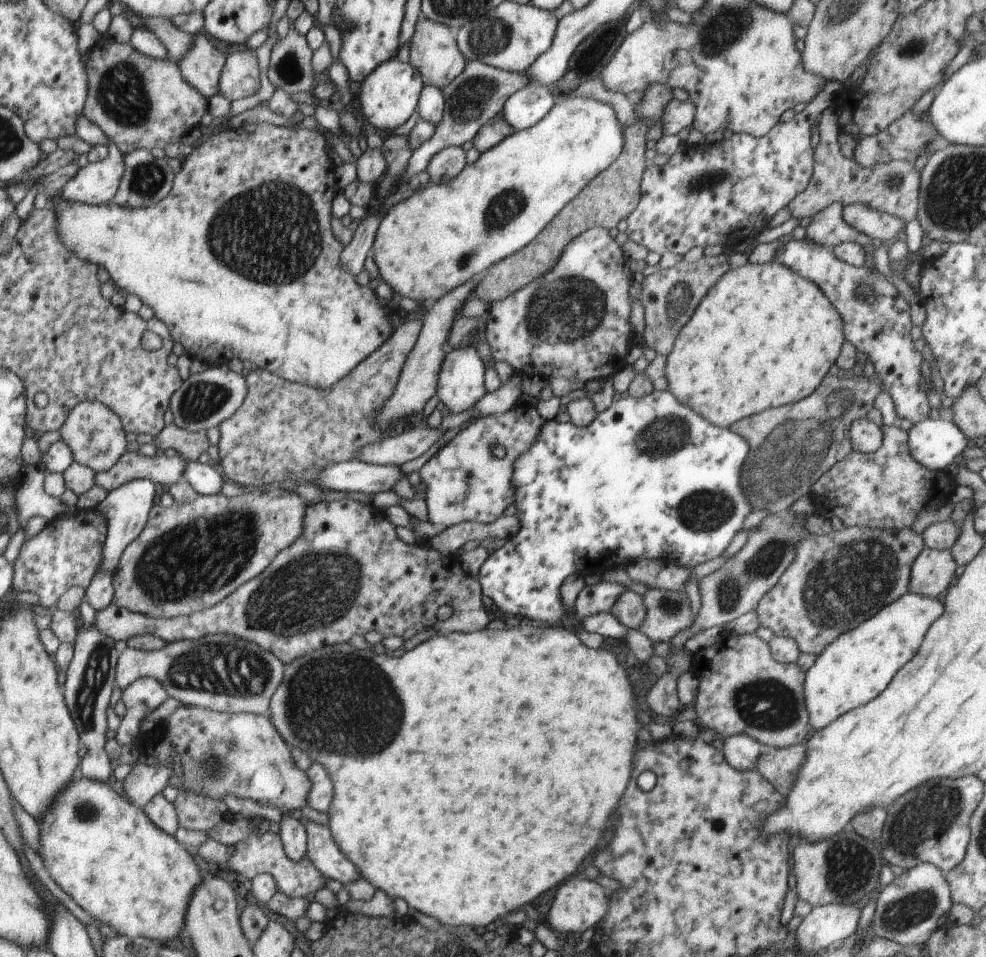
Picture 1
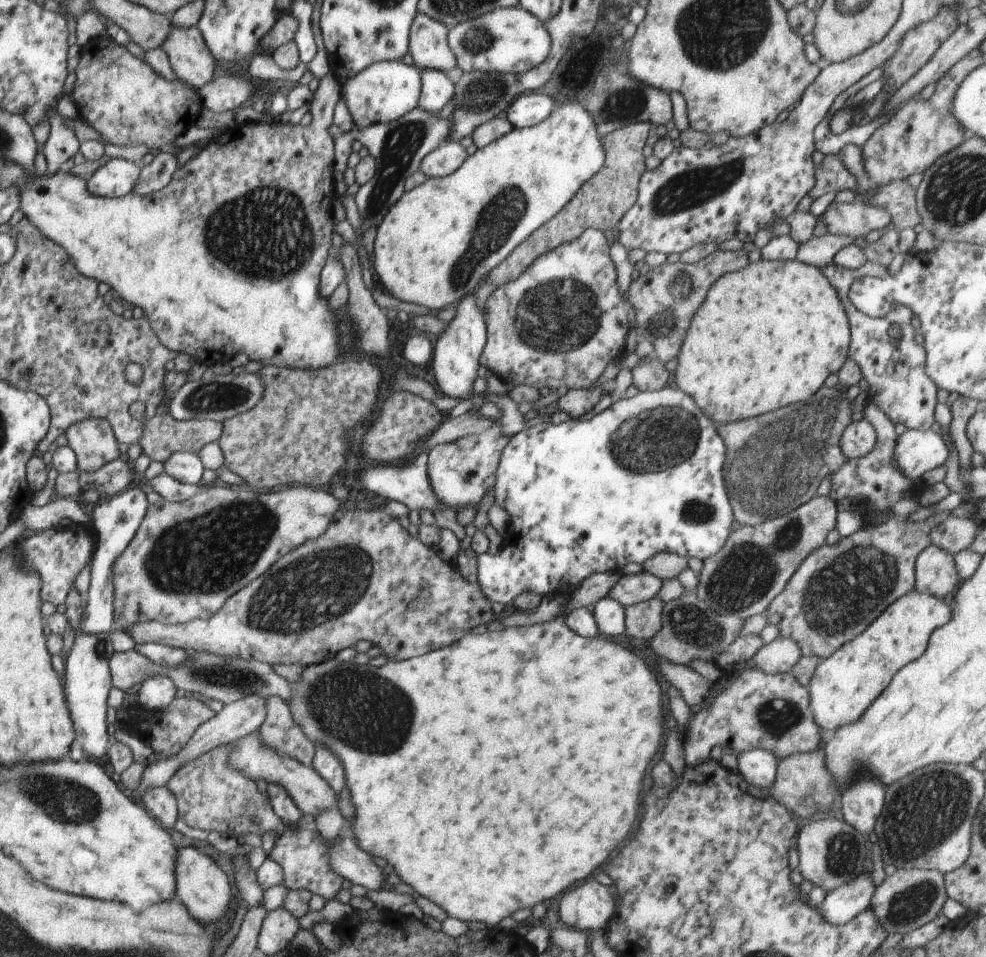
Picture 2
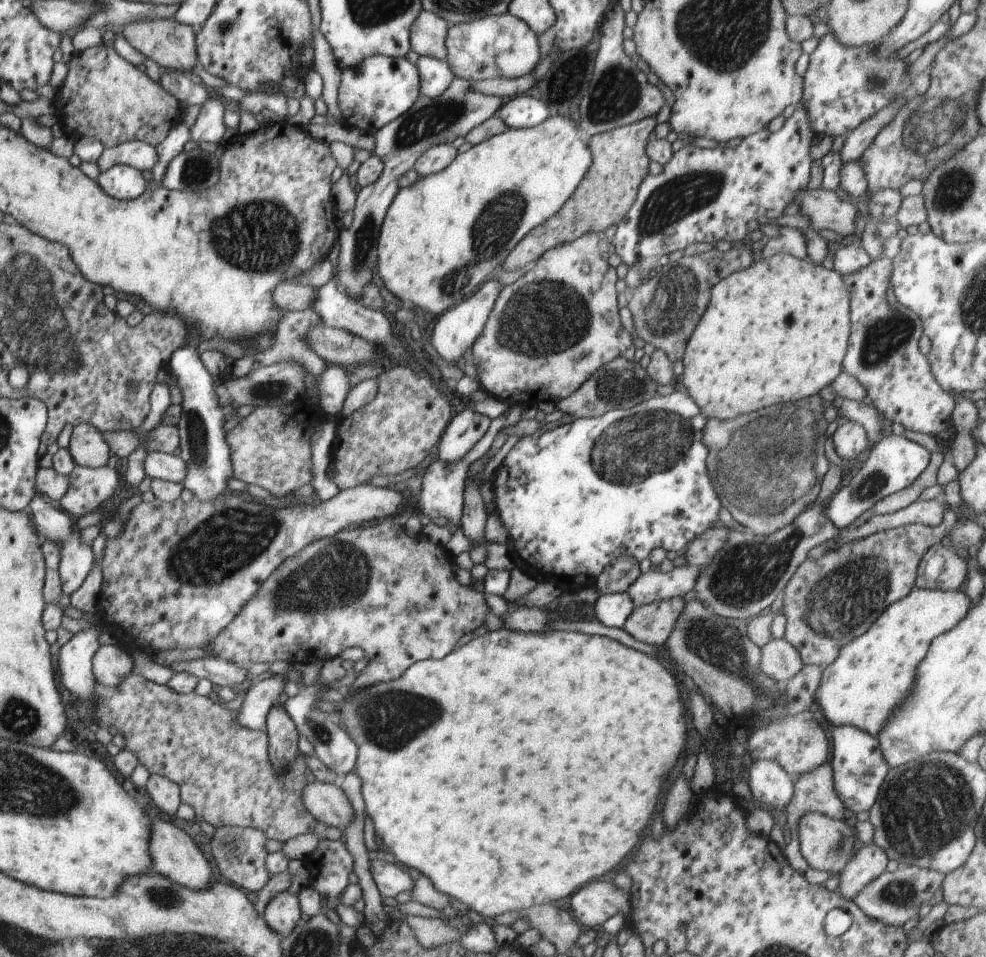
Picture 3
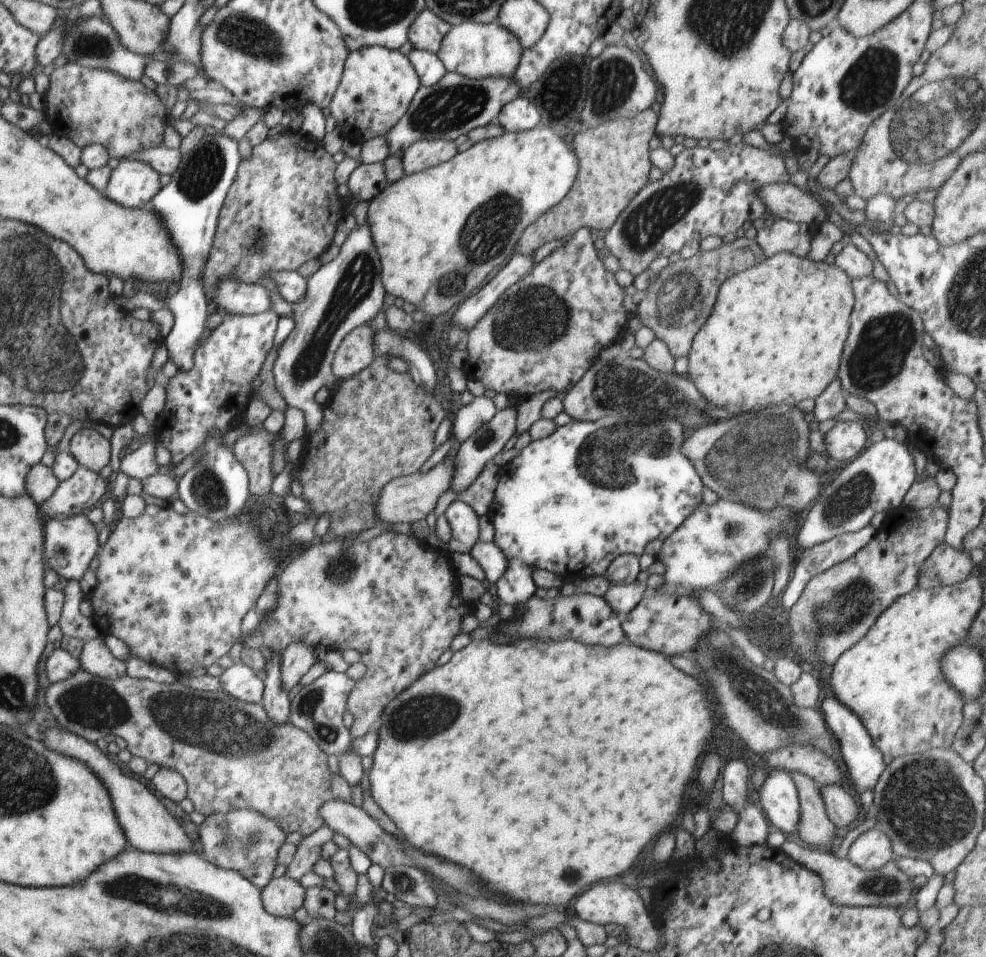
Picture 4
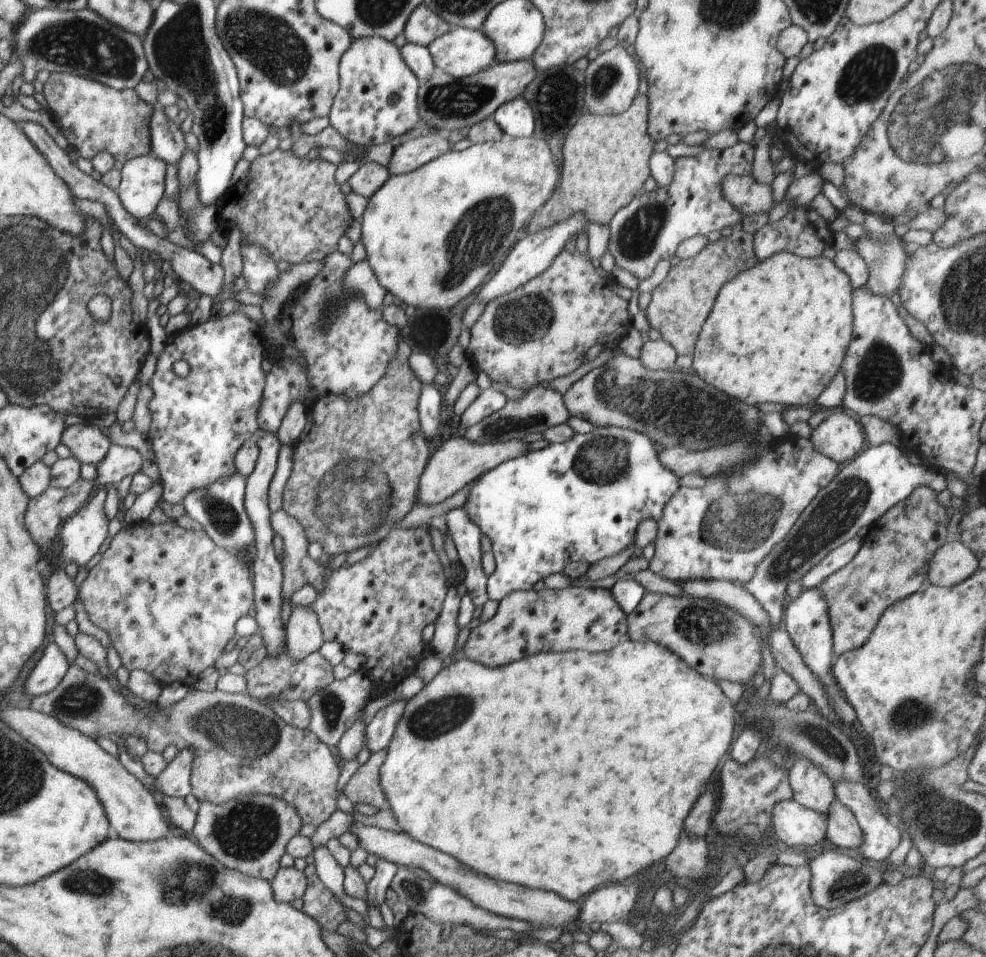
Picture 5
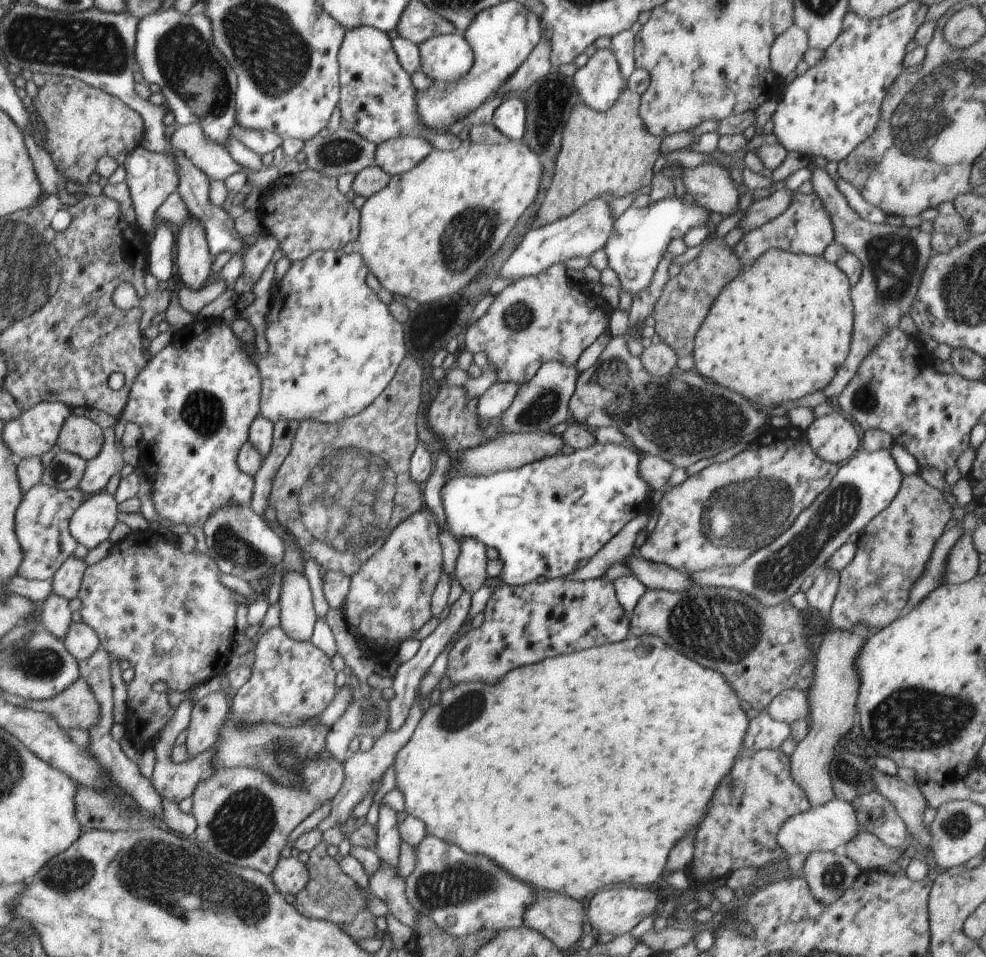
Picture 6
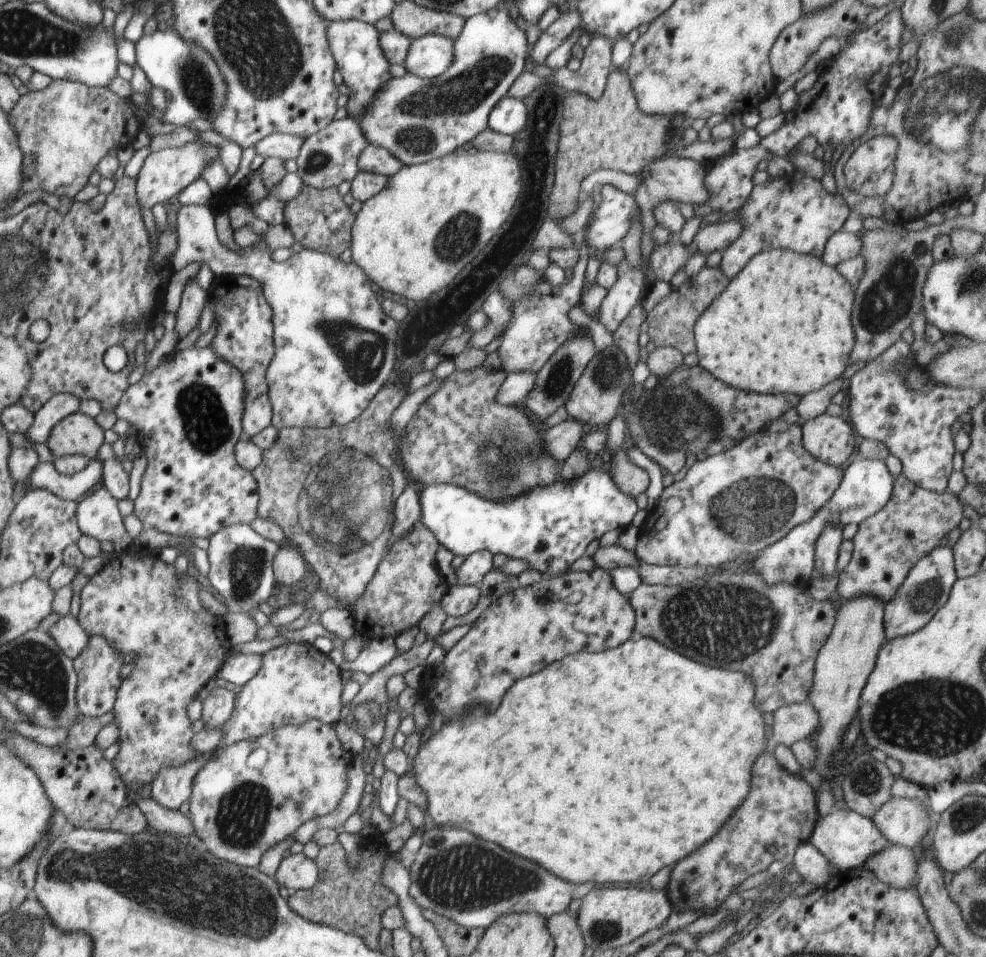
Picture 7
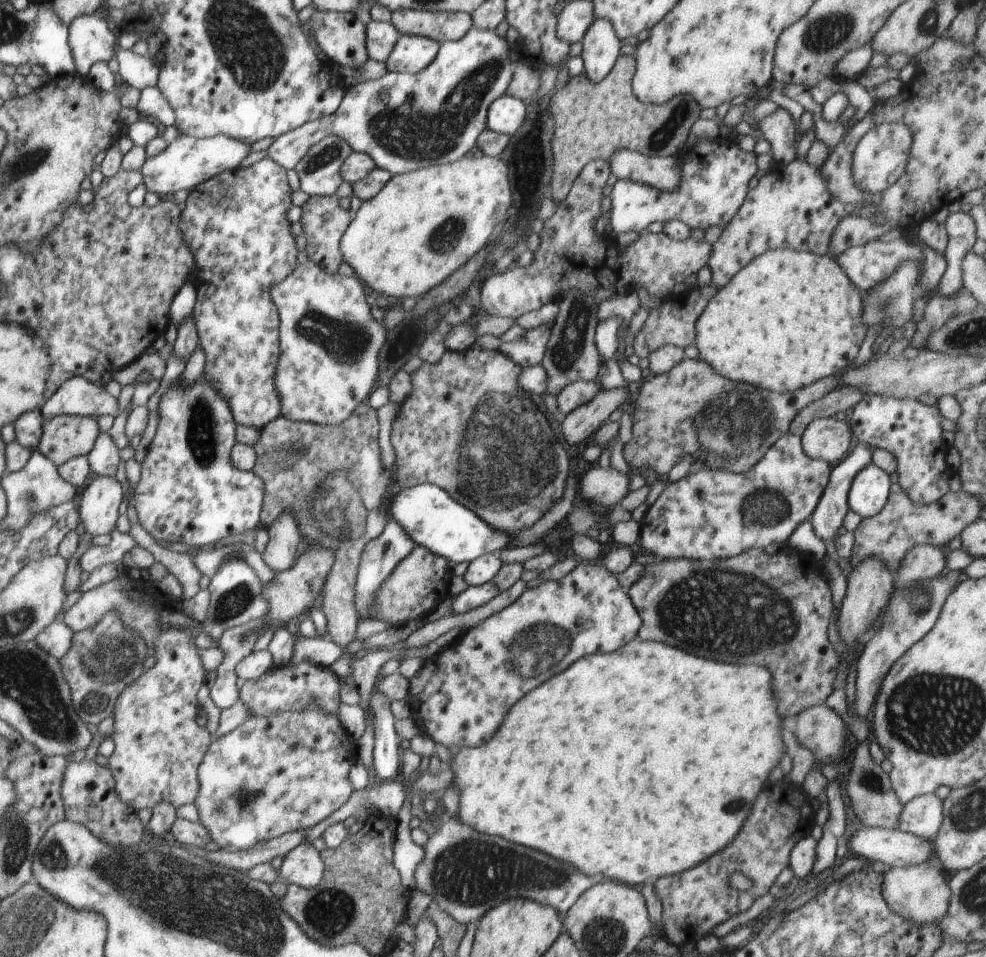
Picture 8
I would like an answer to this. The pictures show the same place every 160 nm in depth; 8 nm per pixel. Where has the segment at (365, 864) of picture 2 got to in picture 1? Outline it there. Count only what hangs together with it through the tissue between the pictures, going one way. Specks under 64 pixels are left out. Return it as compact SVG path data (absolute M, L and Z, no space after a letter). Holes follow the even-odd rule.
M310 821L306 830L307 855L327 879L338 880L344 886L358 879L364 879L361 878L357 866L345 857L334 842L328 825L319 825Z

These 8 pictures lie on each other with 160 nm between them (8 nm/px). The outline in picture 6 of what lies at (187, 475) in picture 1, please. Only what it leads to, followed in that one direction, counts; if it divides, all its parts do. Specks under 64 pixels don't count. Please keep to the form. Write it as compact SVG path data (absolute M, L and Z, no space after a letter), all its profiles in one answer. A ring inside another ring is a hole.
M112 426L102 432L104 442L98 456L87 461L83 477L80 479L78 489L84 494L94 494L104 491L108 480L124 466L122 449L115 442L115 431Z

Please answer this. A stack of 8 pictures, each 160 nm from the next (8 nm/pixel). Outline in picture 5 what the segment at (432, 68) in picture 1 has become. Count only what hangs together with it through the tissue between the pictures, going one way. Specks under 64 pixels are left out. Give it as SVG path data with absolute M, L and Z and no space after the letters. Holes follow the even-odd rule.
M422 2L408 17L403 33L407 42L427 47L433 40L451 29L451 25Z

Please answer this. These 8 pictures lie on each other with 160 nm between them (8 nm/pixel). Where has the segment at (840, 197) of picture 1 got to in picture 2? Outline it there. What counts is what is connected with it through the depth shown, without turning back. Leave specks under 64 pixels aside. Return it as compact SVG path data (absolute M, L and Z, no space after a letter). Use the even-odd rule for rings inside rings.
M826 155L824 158L824 162L822 162L821 166L816 167L815 170L815 185L814 188L809 192L809 195L813 200L820 198L828 193L840 192L840 190L853 190L859 197L859 193L857 192L857 179L846 170L844 164L839 159L838 155ZM905 179L902 180L892 180L892 182L888 182L884 186L878 187L880 188L880 193L873 198L869 197L869 193L867 194L867 197L869 198L869 204L874 204L880 208L884 208L888 213L890 213L891 221L895 224L895 229L898 231L901 231L903 229L914 229L918 223L921 222L921 216L919 215L919 212L917 211L917 189L911 187Z

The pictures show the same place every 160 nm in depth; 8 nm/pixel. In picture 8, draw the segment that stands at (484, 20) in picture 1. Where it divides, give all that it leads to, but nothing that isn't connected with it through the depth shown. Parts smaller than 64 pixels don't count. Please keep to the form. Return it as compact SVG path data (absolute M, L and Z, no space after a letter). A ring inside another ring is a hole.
M399 35L384 63L393 73L419 73L435 59L441 43L418 35Z

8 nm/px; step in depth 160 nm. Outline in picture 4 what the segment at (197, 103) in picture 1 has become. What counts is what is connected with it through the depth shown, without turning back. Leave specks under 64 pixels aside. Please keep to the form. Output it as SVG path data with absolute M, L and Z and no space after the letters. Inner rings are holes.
M65 63L60 68L55 68L49 75L50 84L48 90L45 92L45 110L44 118L51 124L51 128L55 134L62 134L67 136L70 140L76 143L81 149L90 145L102 145L109 152L112 158L118 158L119 160L126 159L134 153L142 152L143 150L159 147L163 144L163 132L165 131L168 123L168 117L165 116L165 108L160 101L158 95L151 89L146 88L141 81L131 81L125 79L123 76L114 74L112 71L104 69L91 69L88 67L80 66L78 63Z

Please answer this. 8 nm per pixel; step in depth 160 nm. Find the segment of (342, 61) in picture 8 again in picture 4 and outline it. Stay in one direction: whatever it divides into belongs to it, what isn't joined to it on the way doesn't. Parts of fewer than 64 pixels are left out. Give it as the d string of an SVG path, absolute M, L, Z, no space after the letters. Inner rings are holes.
M372 45L350 51L340 84L328 106L336 129L352 136L352 140L386 137L406 114L420 85L412 63L398 49Z

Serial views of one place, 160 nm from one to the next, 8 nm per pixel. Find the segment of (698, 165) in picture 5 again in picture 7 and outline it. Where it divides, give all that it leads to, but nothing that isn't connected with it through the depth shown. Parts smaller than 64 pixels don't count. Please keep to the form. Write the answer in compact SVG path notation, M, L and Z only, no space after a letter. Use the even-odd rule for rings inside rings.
M624 256L622 263L617 267L618 279L608 289L599 308L599 322L610 332L613 332L622 324L627 314L642 302L649 285L644 282L644 270L641 264L632 269L626 264Z

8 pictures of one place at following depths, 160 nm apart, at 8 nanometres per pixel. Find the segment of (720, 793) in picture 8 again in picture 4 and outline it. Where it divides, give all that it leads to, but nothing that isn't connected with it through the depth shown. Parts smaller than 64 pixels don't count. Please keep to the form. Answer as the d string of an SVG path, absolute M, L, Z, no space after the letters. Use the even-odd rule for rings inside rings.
M525 639L514 643L474 640L454 653L443 666L434 666L420 675L386 705L378 722L378 746L369 775L371 795L373 801L397 824L404 839L425 853L470 868L488 884L487 891L498 898L500 894L506 894L508 899L512 898L511 901L518 904L549 908L566 905L574 896L588 890L586 886L626 872L636 862L644 846L678 818L696 762L714 738L716 726L710 704L716 705L716 702L708 692L707 684L684 674L662 653L635 644L620 643L612 648L602 648L602 645L585 645L572 639L562 642Z

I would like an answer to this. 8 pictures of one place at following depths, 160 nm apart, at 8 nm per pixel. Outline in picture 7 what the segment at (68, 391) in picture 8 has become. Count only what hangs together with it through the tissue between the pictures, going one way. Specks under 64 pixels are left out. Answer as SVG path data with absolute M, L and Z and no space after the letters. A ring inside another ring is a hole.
M212 344L204 348L190 346L185 350L174 350L170 355L164 357L162 362L150 373L144 374L135 384L128 386L124 392L118 406L114 408L114 414L120 420L127 421L130 426L137 430L138 450L144 450L148 458L148 466L142 476L142 486L140 486L140 496L134 501L134 514L142 522L144 528L152 528L162 533L172 536L210 539L218 530L232 526L232 524L251 524L252 520L258 516L257 507L259 495L257 492L257 483L250 471L242 469L235 458L235 448L243 436L242 414L246 408L246 380L242 378L240 370L236 370L232 364L224 362L212 348ZM58 394L48 401L34 416L34 423L25 433L28 440L36 444L46 444L50 440L52 431L65 417L77 412L80 400L72 394Z

